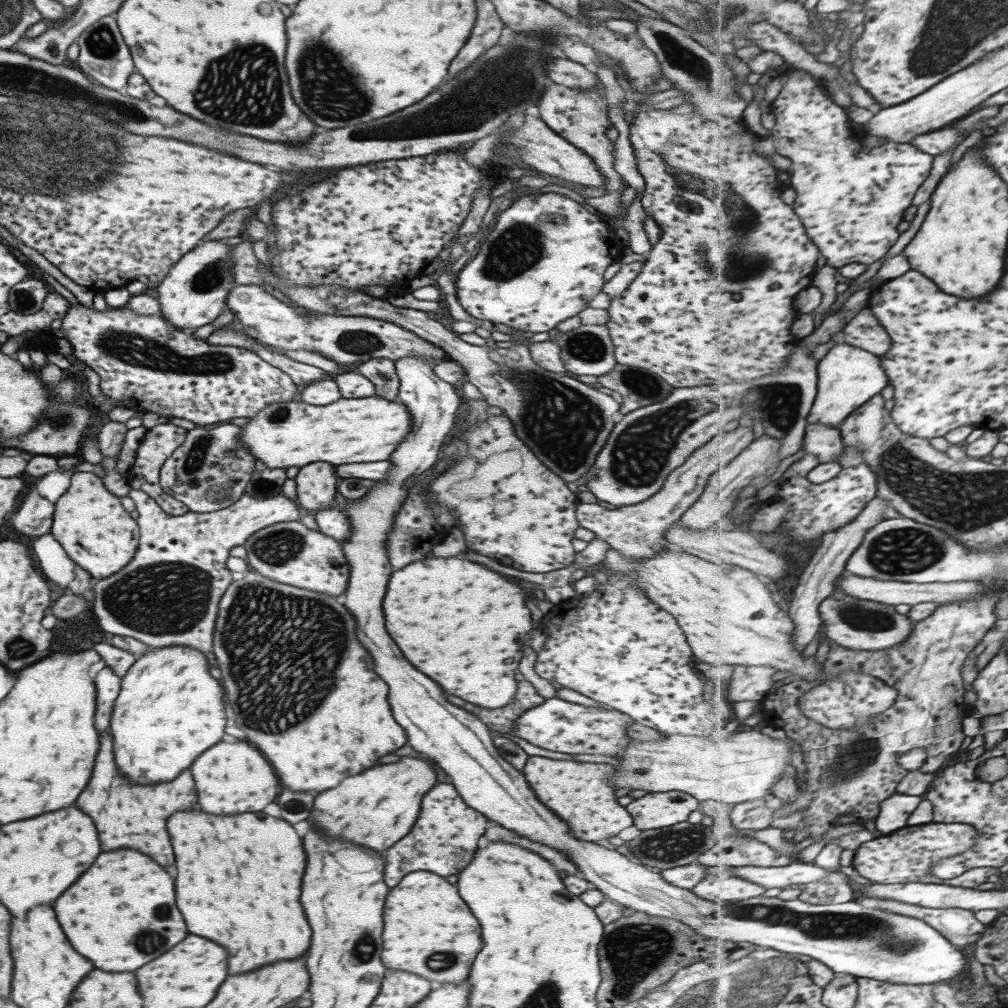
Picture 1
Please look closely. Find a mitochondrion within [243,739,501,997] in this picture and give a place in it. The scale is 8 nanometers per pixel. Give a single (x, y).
(365, 948)

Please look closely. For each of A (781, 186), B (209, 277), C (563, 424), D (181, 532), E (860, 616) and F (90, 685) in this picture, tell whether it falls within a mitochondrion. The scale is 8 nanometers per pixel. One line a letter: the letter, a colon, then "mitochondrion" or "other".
A: other
B: mitochondrion
C: mitochondrion
D: other
E: mitochondrion
F: other

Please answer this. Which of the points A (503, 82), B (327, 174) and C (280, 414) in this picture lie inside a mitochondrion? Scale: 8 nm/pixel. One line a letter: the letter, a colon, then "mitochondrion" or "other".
A: mitochondrion
B: other
C: mitochondrion

